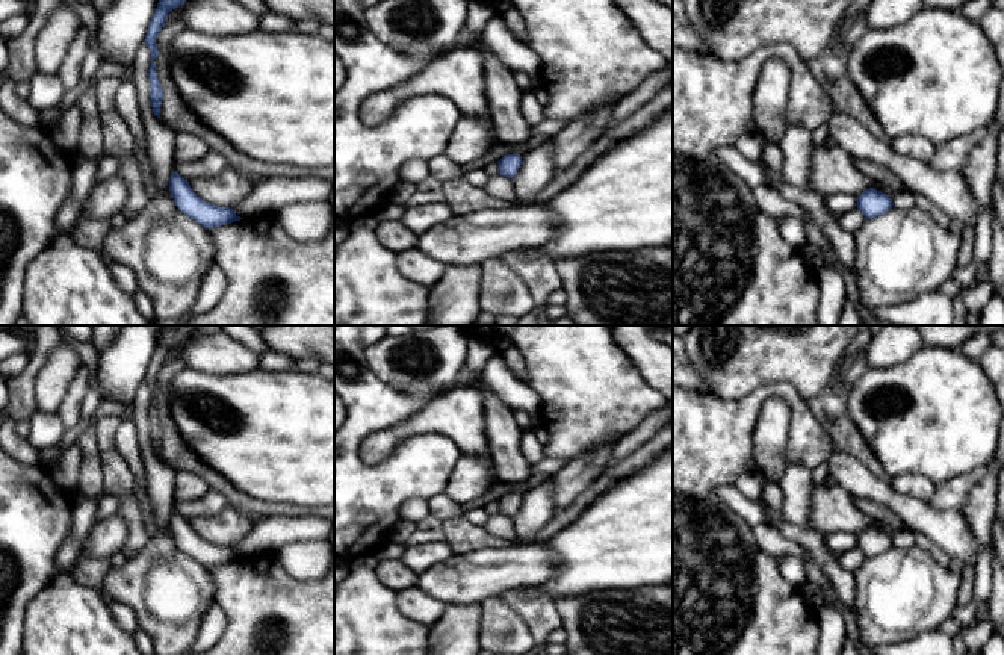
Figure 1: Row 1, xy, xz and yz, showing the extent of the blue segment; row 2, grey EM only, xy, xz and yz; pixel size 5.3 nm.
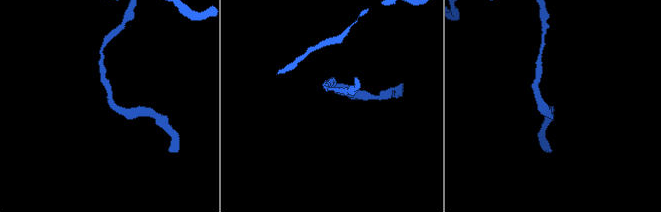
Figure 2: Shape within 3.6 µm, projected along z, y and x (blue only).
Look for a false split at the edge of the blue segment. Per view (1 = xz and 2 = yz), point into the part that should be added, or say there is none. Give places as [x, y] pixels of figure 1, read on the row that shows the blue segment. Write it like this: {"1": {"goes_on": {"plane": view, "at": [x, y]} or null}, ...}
{"1": {"goes_on": null}, "2": {"goes_on": null}}

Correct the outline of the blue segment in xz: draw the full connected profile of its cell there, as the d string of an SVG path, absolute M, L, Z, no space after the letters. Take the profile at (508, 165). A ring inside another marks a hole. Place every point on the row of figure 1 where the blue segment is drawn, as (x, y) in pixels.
M513 153L504 156L497 163L499 163L499 174L513 178L522 165L522 157Z

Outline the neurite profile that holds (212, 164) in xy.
M210 150L204 157L198 160L175 165L174 171L184 180L191 182L197 177L216 175L228 166L230 162L225 159L224 154Z

